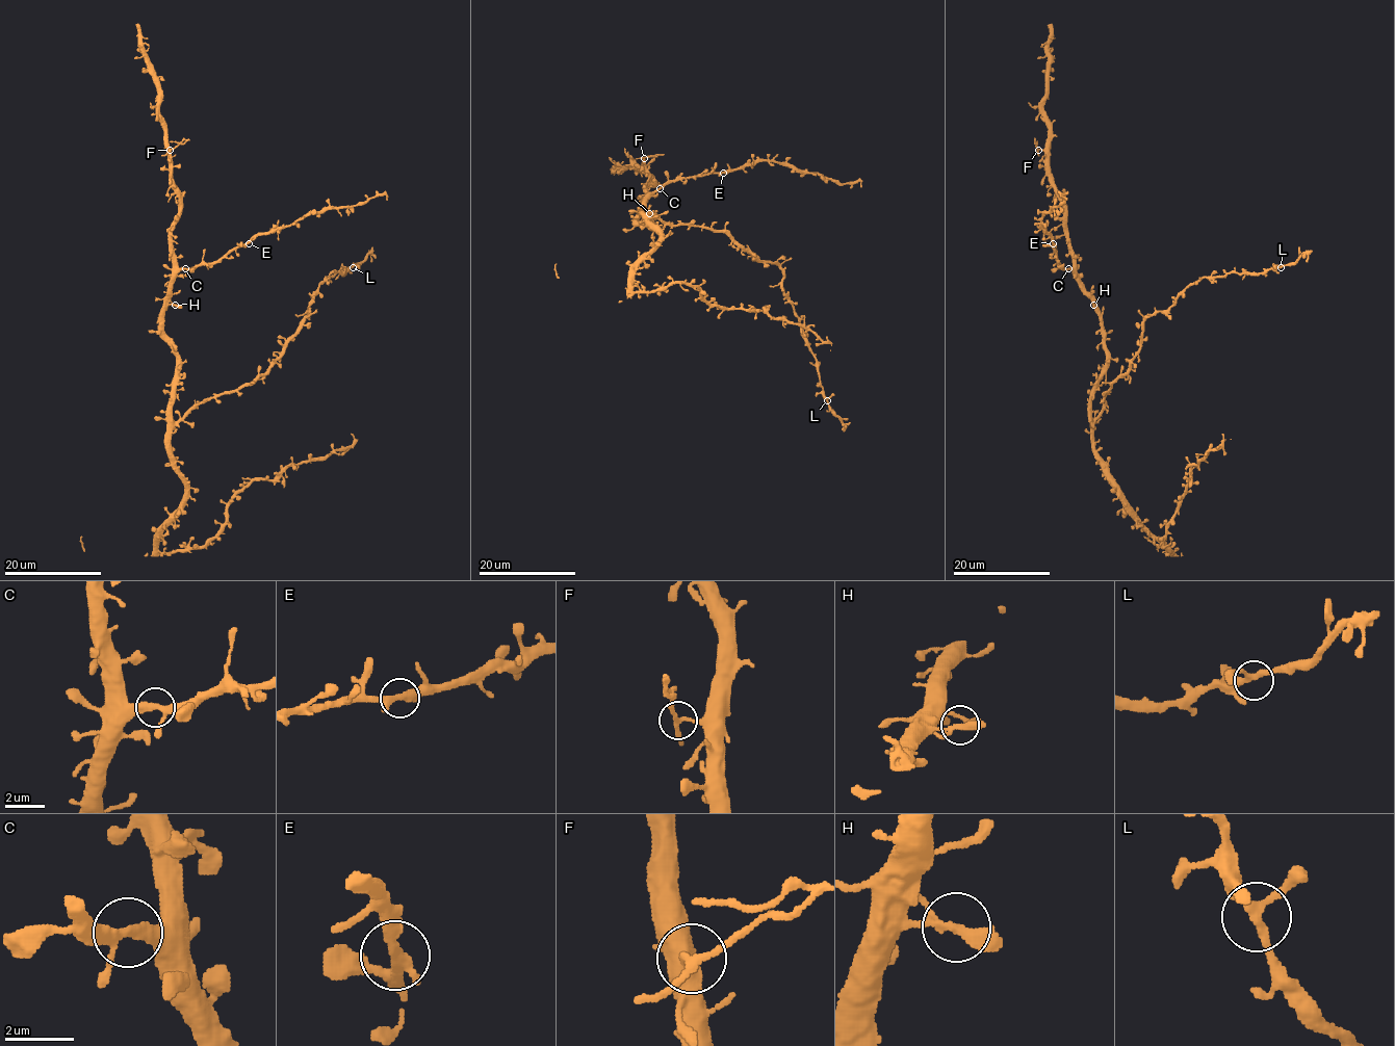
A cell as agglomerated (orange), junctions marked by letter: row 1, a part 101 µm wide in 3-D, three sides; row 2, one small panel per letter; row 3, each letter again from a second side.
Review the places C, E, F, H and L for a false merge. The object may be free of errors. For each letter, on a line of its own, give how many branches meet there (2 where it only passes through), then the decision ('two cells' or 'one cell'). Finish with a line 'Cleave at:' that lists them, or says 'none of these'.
C: 3 branches meet; one cell
E: 3 branches meet; one cell
F: 3 branches meet; two cells
H: 3 branches meet; one cell
L: 3 branches meet; one cell
Cleave at: F

